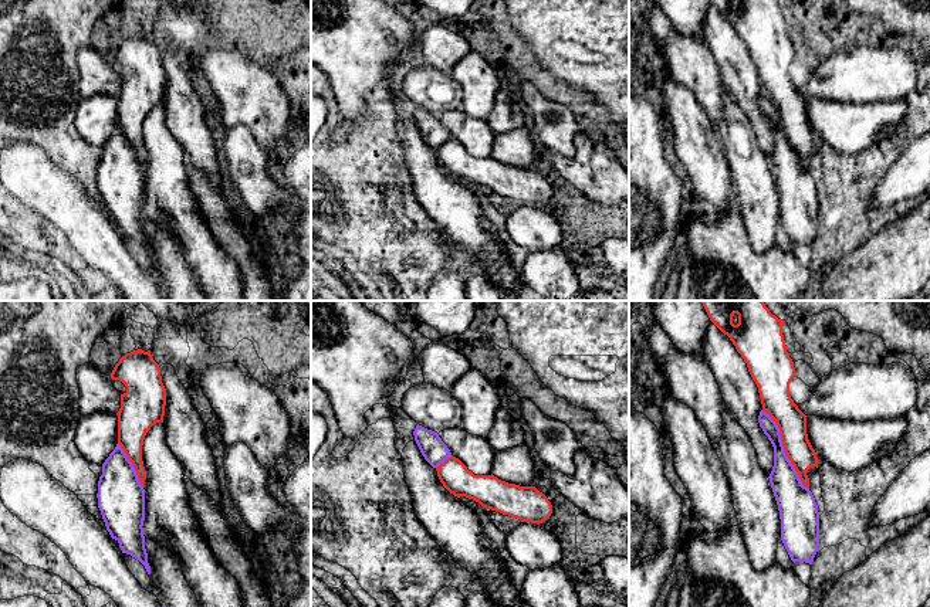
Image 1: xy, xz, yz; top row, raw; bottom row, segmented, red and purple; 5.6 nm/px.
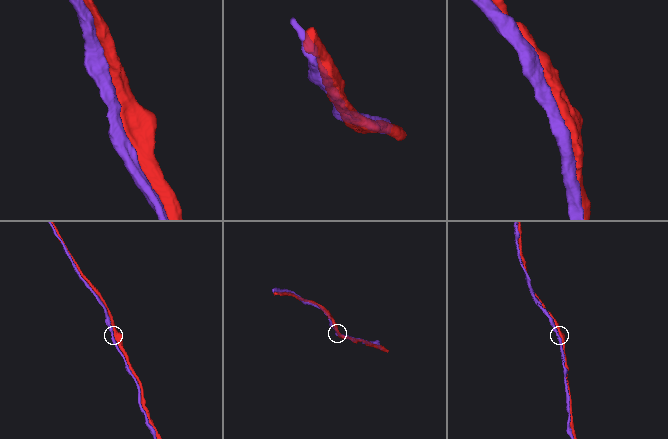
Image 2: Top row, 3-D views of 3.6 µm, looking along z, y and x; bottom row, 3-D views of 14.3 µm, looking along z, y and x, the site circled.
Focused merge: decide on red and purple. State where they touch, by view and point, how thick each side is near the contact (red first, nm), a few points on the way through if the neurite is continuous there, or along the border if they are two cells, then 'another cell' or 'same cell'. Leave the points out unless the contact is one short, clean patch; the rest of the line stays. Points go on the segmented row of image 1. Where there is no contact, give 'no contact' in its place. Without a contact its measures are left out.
contact yz (784, 448); calibres 160 and 170 nm; another cell

